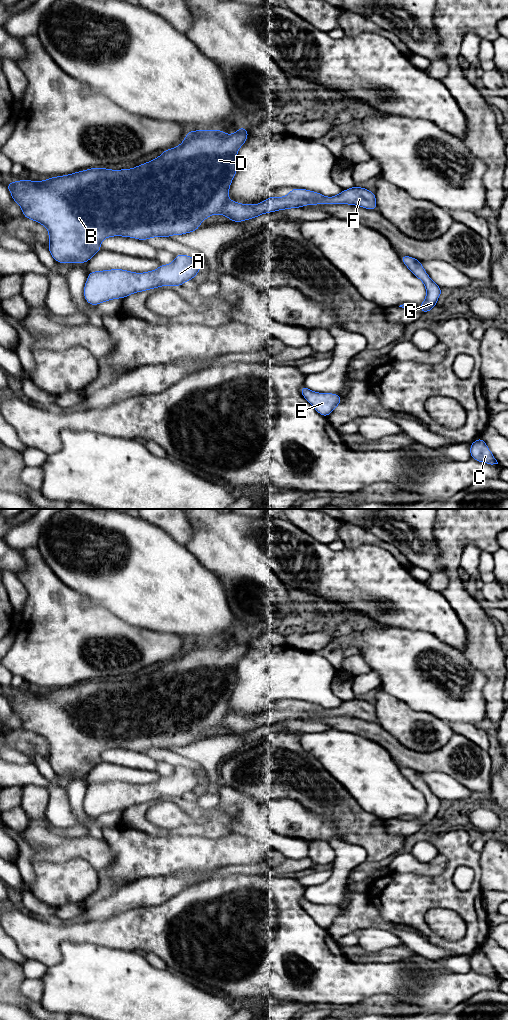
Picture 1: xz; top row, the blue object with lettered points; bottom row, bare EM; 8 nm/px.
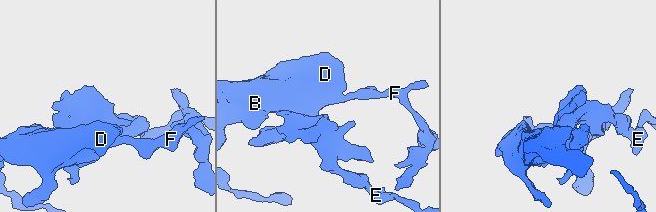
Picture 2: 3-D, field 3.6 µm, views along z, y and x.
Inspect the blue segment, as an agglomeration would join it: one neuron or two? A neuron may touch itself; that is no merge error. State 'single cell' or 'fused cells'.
single cell

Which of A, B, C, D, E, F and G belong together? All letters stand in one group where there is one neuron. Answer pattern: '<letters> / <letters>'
A B C D E F G

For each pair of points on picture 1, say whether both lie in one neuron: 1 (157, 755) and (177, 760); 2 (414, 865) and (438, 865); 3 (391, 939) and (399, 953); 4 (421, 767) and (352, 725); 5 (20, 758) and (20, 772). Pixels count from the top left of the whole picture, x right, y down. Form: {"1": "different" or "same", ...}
{"1": "same", "2": "same", "3": "different", "4": "same", "5": "different"}

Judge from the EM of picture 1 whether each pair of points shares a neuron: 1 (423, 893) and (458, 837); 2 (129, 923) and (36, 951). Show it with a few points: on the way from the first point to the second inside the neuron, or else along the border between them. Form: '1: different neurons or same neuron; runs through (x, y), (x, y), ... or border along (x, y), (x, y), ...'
1: same neuron; runs through (438, 882), (449, 871), (457, 852)
2: same neuron; runs through (106, 932), (68, 932), (59, 934)

